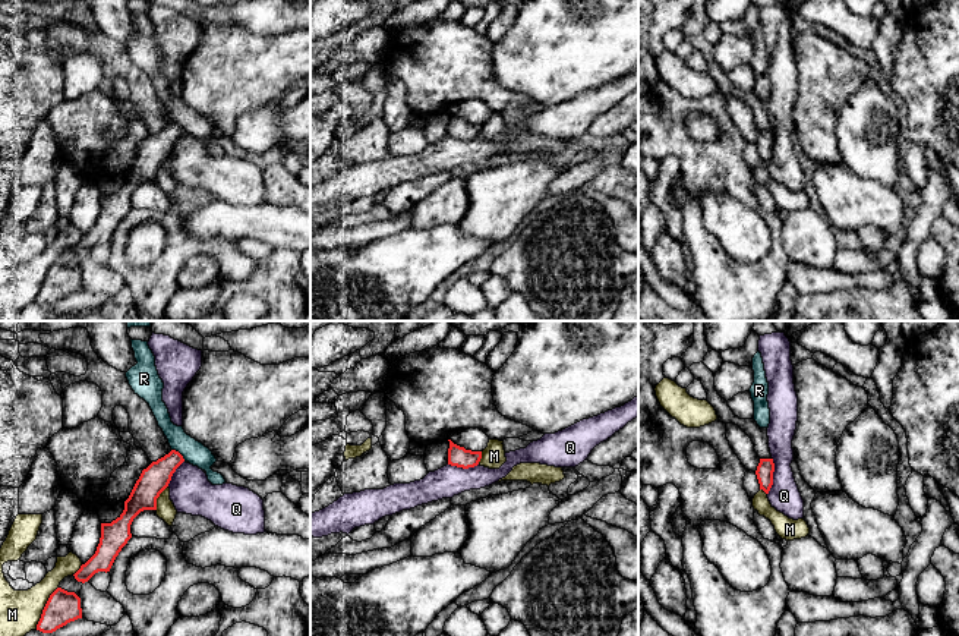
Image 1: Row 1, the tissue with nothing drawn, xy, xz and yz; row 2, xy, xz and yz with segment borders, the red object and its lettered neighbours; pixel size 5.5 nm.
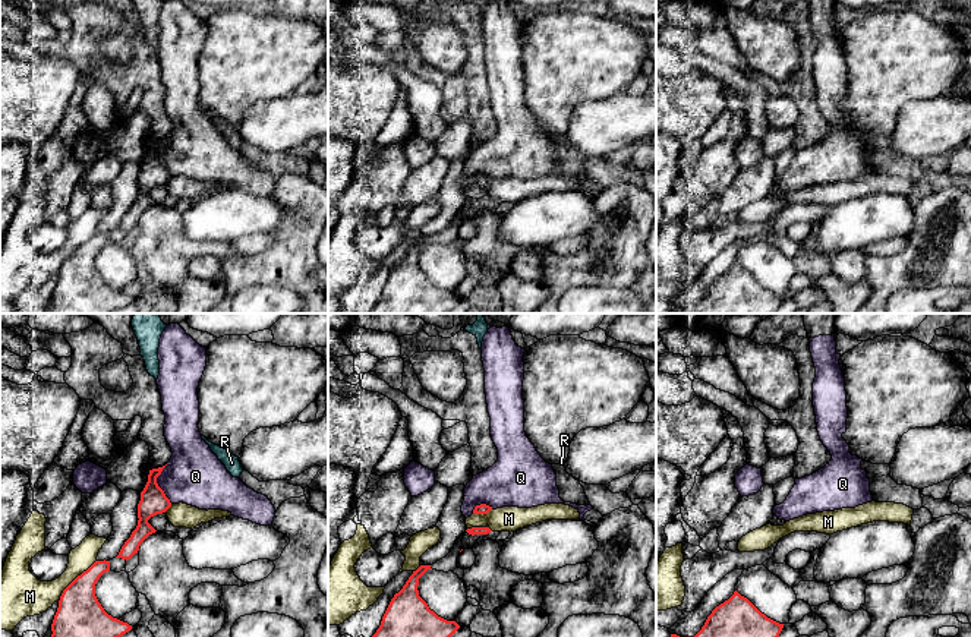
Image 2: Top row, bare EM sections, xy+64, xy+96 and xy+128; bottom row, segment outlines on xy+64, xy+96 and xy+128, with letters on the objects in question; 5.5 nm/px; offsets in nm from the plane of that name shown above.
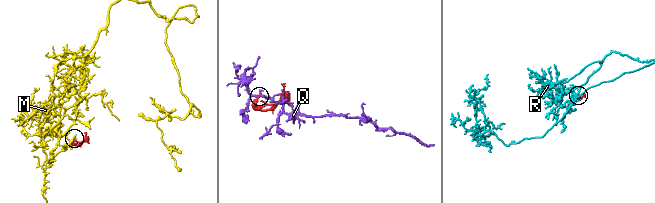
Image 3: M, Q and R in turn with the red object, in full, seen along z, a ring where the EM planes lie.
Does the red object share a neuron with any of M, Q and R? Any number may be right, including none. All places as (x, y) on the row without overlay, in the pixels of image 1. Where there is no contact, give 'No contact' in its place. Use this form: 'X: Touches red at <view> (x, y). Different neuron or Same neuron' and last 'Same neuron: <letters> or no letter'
M: Touches red at xy (44, 279). Different neuron
Q: Touches red at yz (772, 148). Different neuron
R: Touches red at xy (179, 125). Different neuron
Same neuron: no letter

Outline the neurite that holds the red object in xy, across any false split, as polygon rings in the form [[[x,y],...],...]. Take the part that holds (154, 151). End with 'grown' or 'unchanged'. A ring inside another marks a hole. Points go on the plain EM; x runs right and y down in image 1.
[[[171,122],[142,142],[124,173],[123,185],[111,195],[101,195],[101,210],[95,226],[73,246],[78,254],[85,255],[98,243],[110,243],[116,229],[132,210],[133,191],[143,182],[157,182],[157,170],[183,133],[183,127]]] | unchanged

